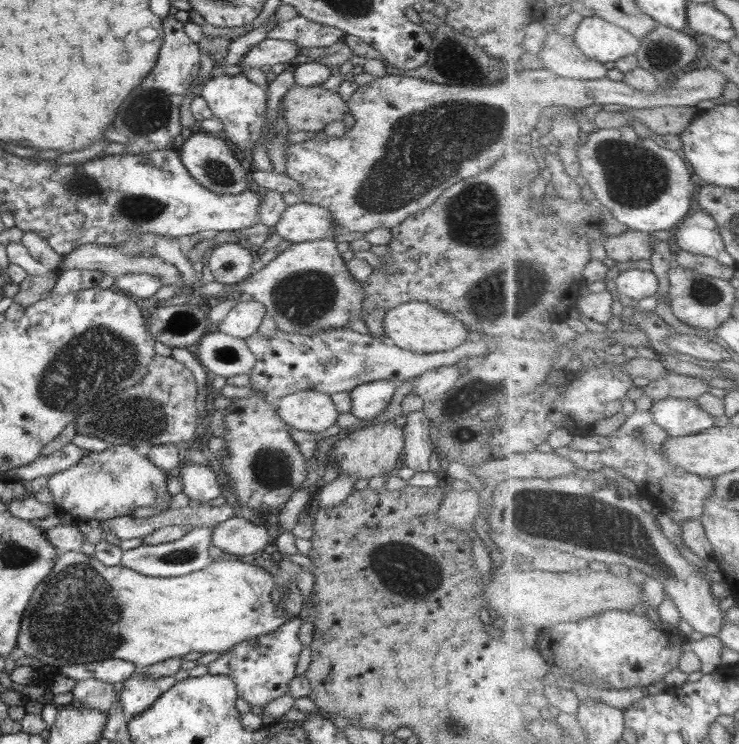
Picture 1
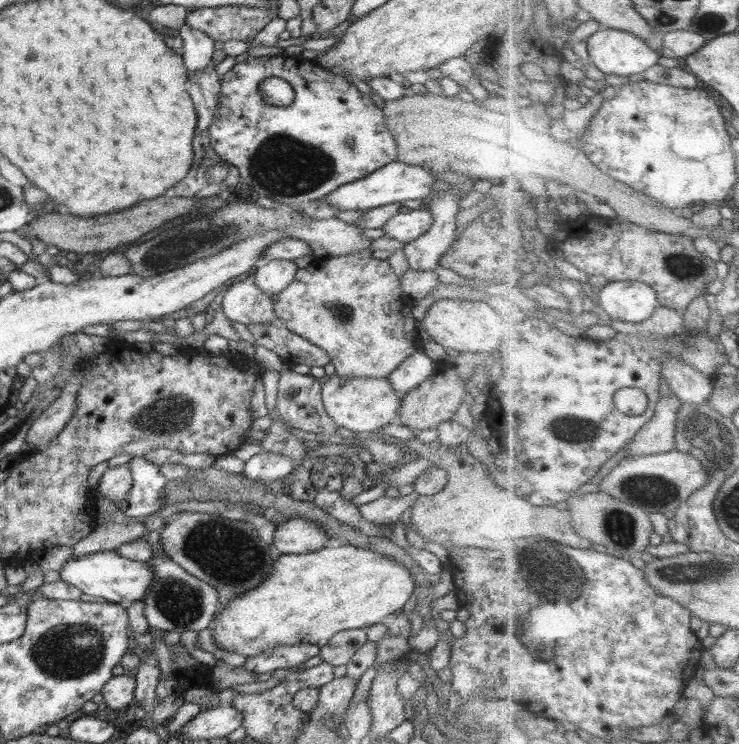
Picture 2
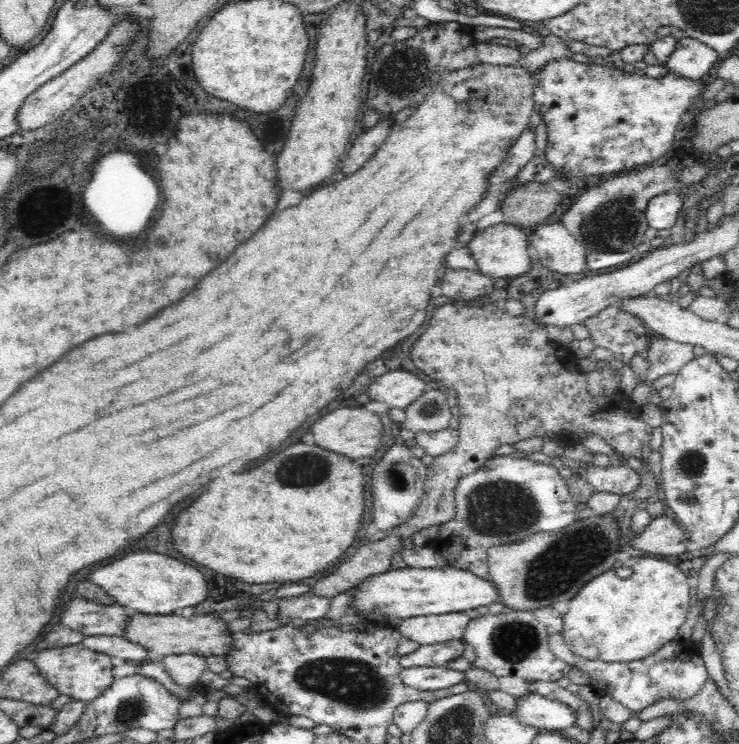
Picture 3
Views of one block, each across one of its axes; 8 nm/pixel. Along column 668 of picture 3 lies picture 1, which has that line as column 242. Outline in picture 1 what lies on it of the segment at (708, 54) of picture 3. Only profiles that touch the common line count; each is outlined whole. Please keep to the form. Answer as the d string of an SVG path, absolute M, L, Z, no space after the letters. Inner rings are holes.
M262 39L254 48L246 51L239 62L244 73L246 68L262 68L274 64L288 64L294 56L298 55L298 46L295 42L271 39Z

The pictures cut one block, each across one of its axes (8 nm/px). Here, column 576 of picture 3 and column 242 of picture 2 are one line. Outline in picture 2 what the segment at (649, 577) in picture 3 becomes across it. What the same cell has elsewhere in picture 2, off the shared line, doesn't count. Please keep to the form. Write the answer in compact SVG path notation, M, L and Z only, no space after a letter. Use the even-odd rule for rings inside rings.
M335 543L314 552L275 555L270 576L258 588L244 592L244 596L230 598L223 609L217 612L210 627L218 648L242 656L258 656L275 646L306 643L323 647L338 632L378 624L384 616L402 609L411 598L414 588L410 569L398 560L390 560L370 548Z

